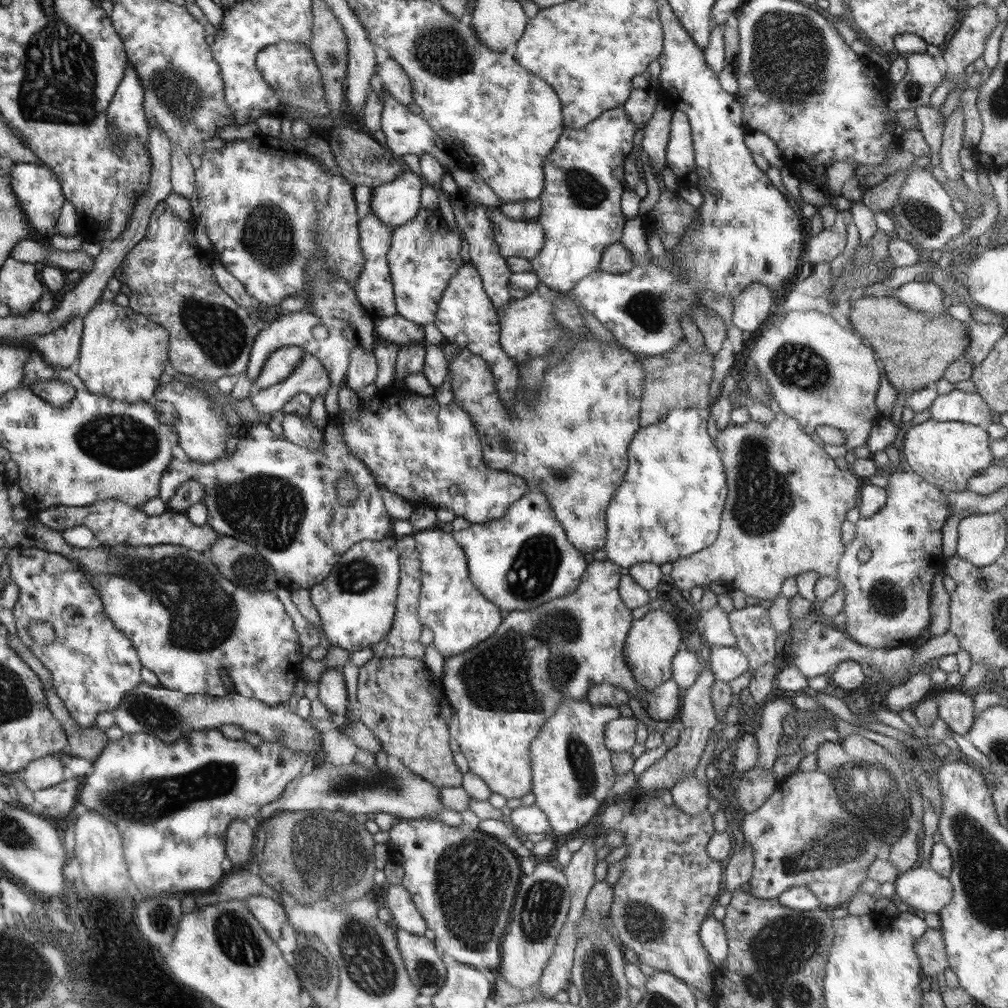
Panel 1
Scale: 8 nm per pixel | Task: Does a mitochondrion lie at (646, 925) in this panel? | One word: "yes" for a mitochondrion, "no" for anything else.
yes

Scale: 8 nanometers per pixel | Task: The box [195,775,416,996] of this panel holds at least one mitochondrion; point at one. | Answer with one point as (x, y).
(330, 856)

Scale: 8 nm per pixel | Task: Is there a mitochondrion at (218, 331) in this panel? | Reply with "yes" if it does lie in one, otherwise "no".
yes

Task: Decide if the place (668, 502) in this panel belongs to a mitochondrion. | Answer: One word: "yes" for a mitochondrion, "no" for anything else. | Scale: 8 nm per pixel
no

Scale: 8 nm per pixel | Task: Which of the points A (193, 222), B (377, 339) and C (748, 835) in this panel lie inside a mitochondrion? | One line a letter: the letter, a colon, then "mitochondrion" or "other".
A: other
B: other
C: other

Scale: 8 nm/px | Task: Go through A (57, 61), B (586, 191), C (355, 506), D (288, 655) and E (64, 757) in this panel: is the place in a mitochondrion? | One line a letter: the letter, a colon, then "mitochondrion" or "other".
A: mitochondrion
B: mitochondrion
C: other
D: other
E: other

